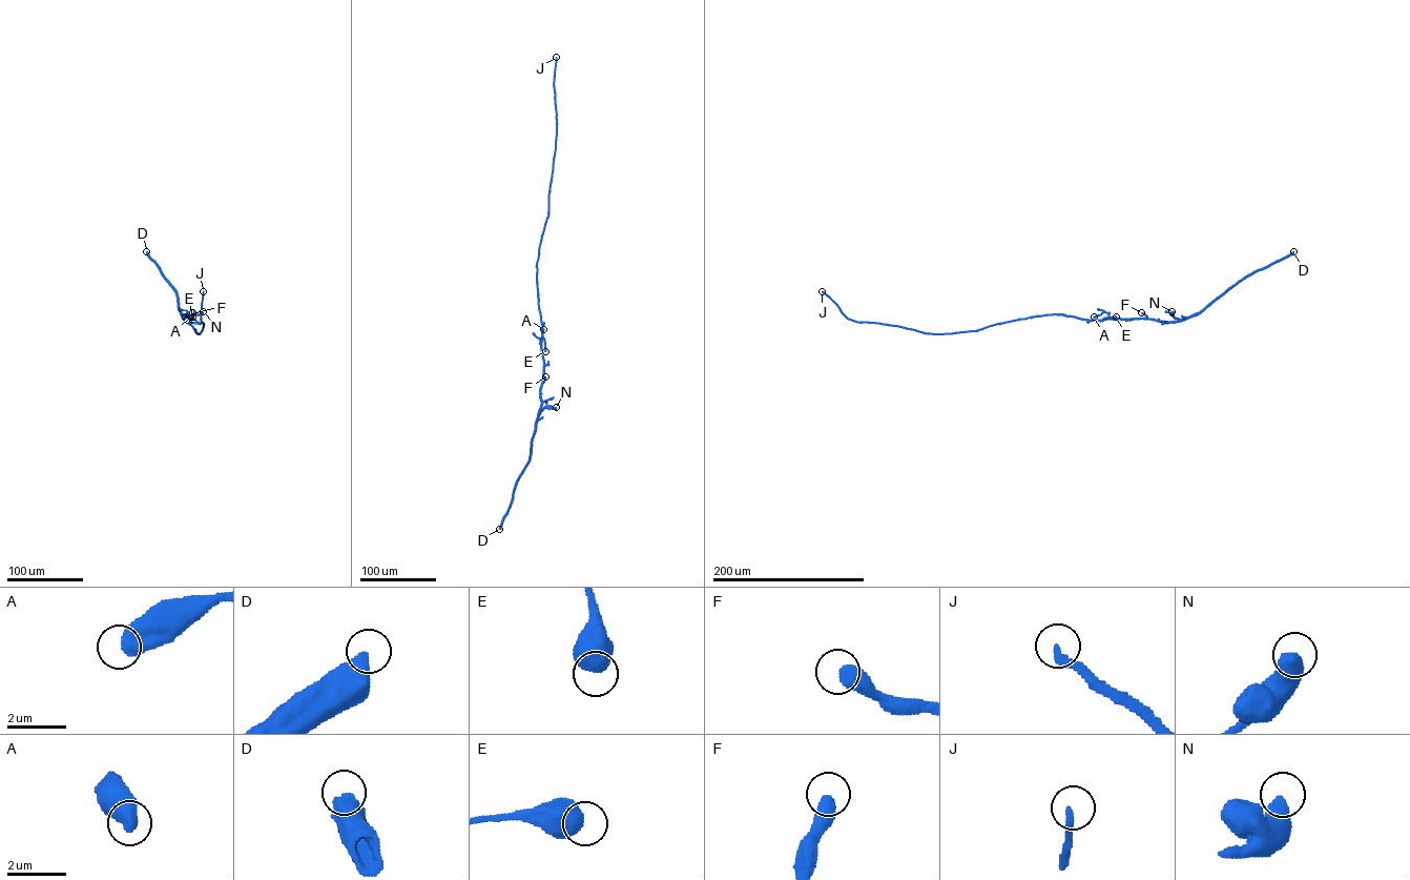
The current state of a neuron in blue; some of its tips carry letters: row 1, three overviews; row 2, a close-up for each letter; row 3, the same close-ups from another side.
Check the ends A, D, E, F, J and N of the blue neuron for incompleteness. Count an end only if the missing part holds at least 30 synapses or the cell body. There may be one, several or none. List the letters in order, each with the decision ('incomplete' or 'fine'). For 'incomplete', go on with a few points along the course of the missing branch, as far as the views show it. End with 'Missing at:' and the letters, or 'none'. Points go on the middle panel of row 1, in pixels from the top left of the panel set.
A: fine
D: fine
E: fine
F: fine
J: incomplete; missing branch runs (556, 57), (555, 26), (547, 14), (552, 32)
N: fine
Missing at: J

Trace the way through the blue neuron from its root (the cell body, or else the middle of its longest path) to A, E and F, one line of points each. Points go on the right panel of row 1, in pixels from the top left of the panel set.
A: (1064, 315), (1095, 320), (1106, 319), (1108, 314), (1103, 312), (1094, 316)
E: (1064, 315), (1090, 320), (1116, 316)
F: (1064, 315), (1090, 320), (1145, 319), (1141, 312)

